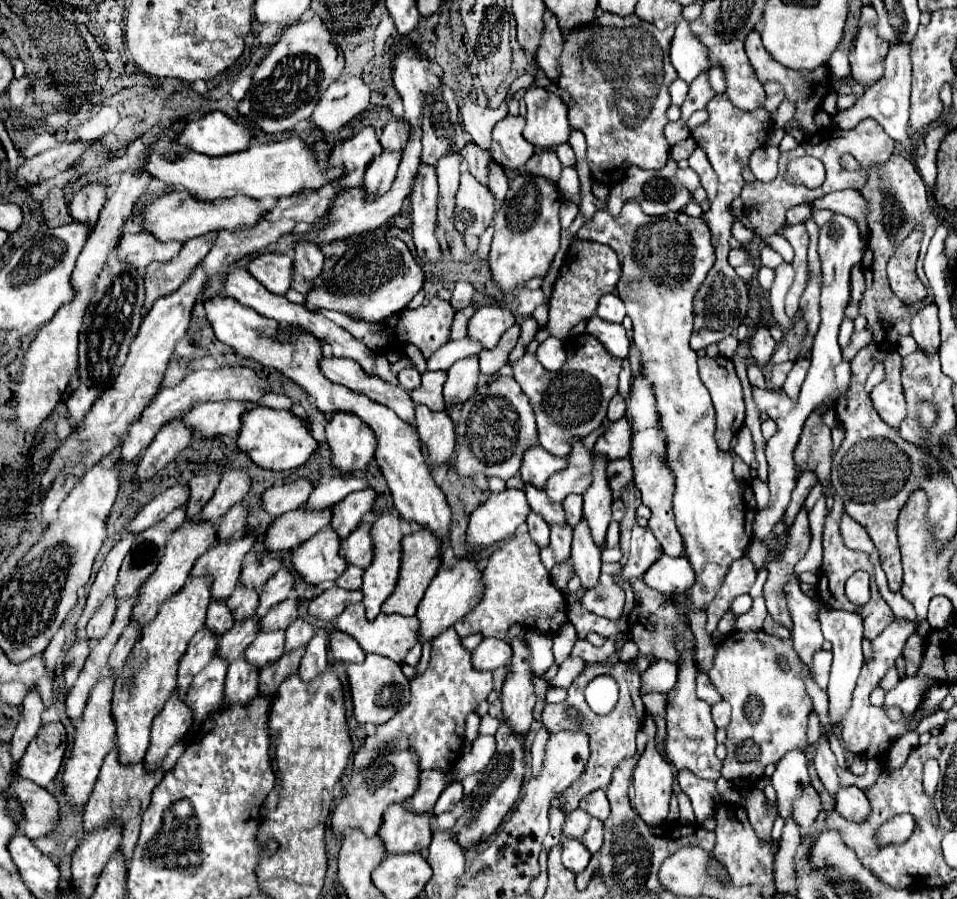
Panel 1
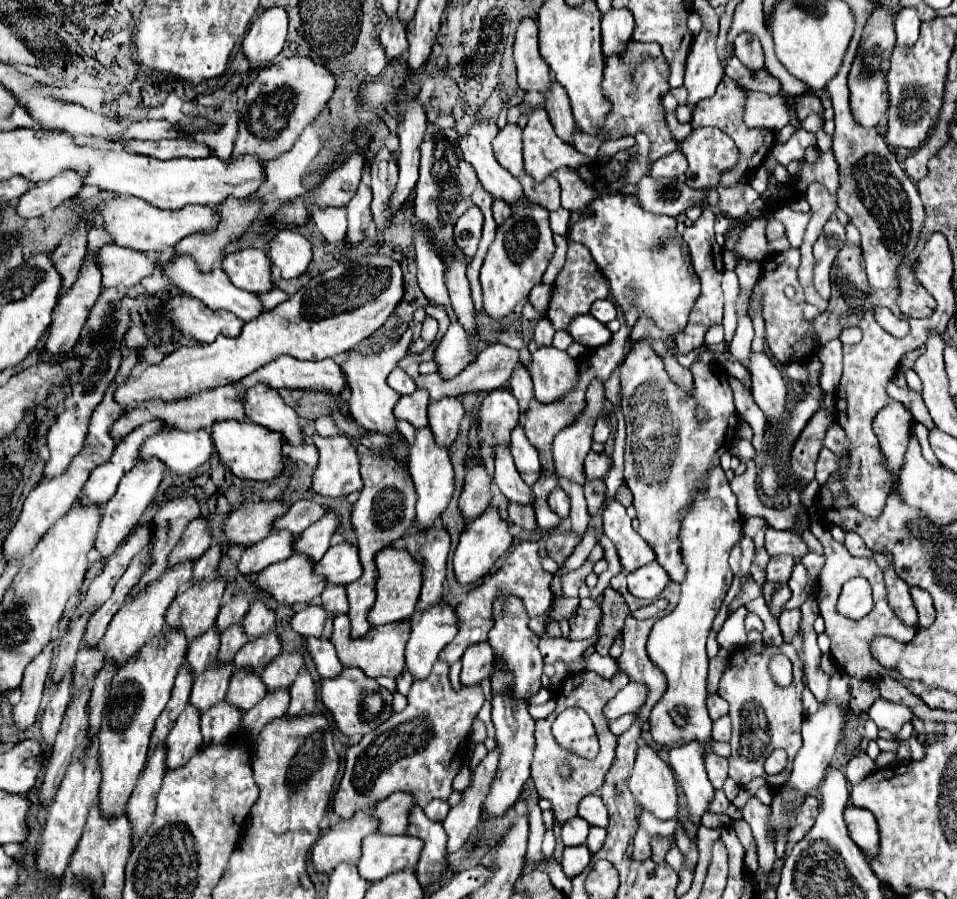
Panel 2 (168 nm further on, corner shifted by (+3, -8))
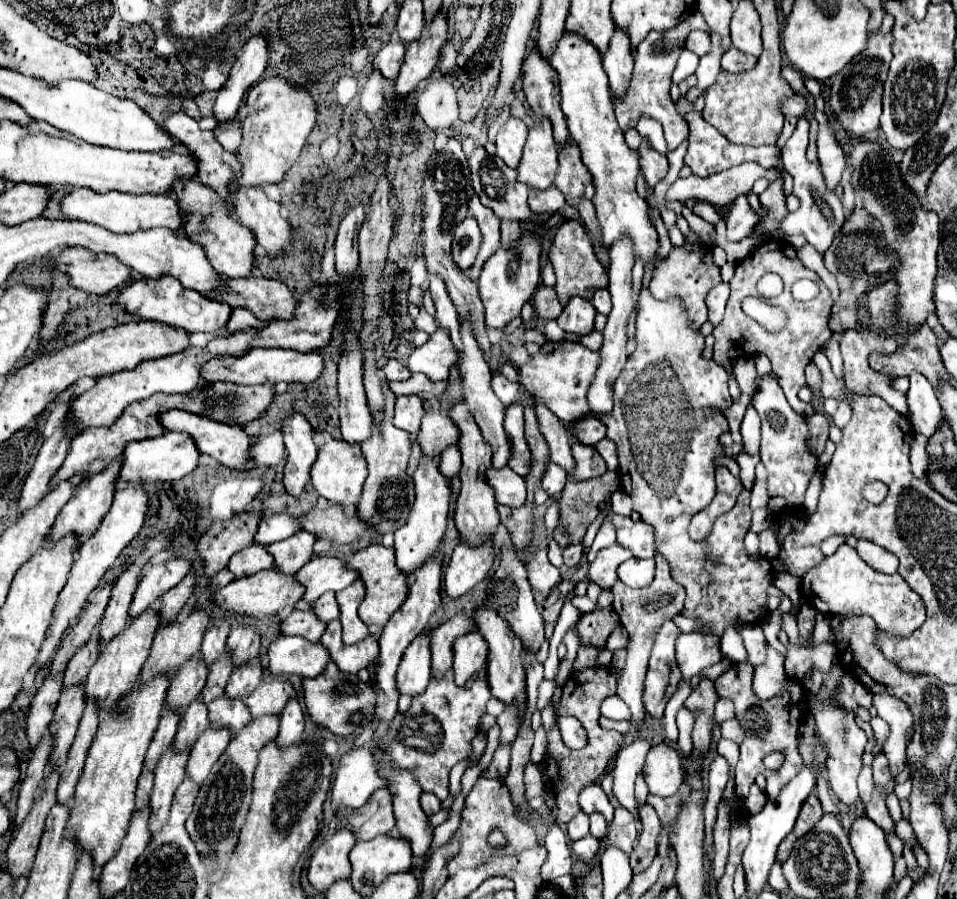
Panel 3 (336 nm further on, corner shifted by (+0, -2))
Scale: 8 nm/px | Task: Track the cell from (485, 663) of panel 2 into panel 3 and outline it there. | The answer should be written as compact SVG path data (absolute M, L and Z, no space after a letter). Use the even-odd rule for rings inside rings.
M471 631L459 637L453 645L453 653L453 671L457 685L465 685L475 673L485 669L487 665L487 641L479 631Z

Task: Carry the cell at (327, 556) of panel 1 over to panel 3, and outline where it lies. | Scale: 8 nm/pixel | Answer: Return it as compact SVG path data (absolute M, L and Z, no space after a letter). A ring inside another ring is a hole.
M263 569L255 575L235 579L227 587L221 587L213 593L213 599L219 603L221 609L241 613L241 615L253 615L253 617L267 617L275 615L283 607L293 607L305 593L305 587L295 581L295 575L285 575L279 569Z

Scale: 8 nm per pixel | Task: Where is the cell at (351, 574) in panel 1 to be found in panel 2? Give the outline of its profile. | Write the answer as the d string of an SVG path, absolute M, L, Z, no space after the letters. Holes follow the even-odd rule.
M328 585L320 595L320 599L322 599L322 609L332 615L340 615L348 611L348 601L342 585Z

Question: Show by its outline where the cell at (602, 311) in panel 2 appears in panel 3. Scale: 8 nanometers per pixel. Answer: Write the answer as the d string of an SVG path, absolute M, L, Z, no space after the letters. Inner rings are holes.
M601 289L601 291L595 291L591 303L595 305L595 309L603 315L609 315L611 313L611 295L607 289Z

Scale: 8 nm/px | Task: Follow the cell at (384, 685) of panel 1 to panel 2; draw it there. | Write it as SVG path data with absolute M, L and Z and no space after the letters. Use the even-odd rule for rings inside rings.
M346 667L342 669L342 673L334 679L322 679L320 681L320 699L324 703L324 707L332 713L336 727L340 729L340 733L344 733L346 737L358 737L358 735L366 735L370 731L374 731L378 725L382 725L390 715L392 715L392 691L380 687L376 683L376 679L366 677L364 673L360 673L360 669L356 667ZM368 695L380 695L380 711L376 715L364 715L364 699Z

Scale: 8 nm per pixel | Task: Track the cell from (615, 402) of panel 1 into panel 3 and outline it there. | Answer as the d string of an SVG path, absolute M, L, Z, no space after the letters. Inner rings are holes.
M587 417L587 419L583 419L583 421L579 421L575 425L573 435L579 439L579 443L595 445L597 441L601 441L607 435L607 427L605 427L603 421L593 419L593 417Z

